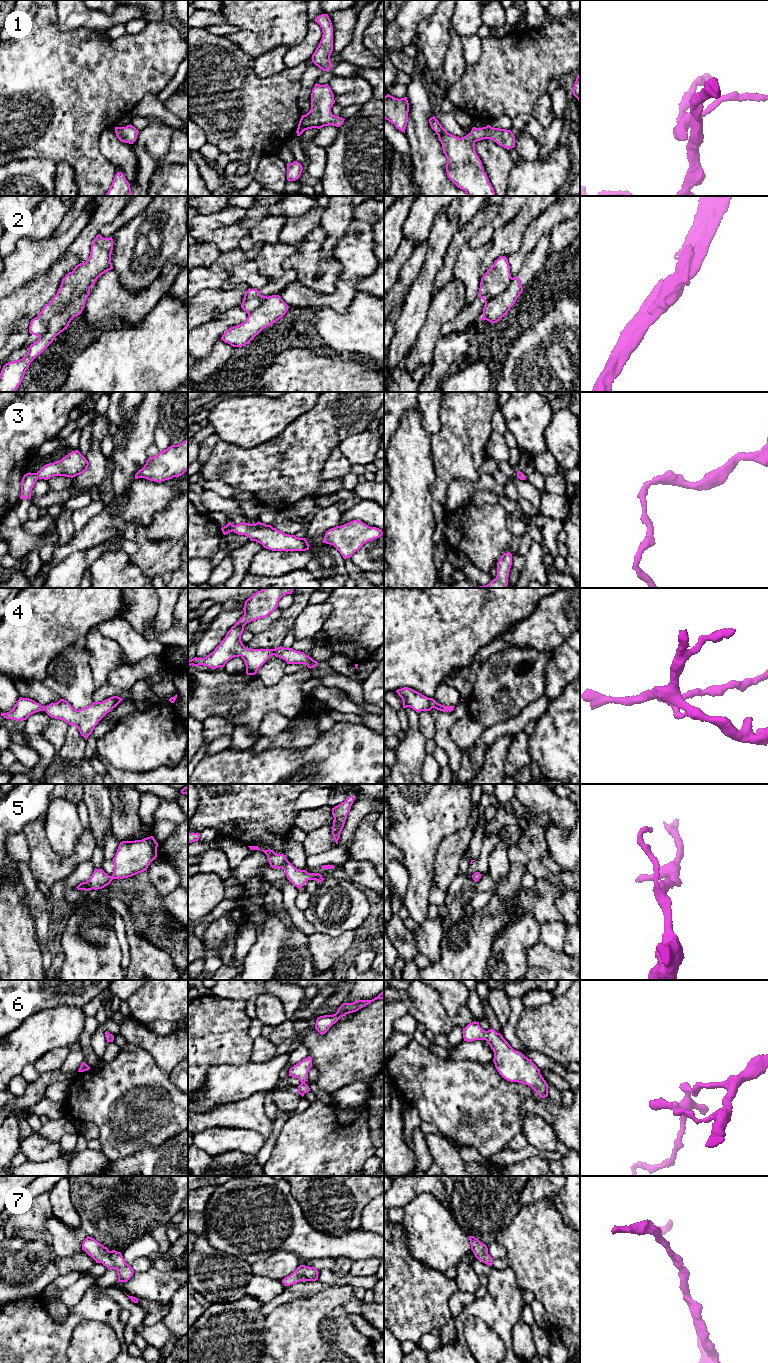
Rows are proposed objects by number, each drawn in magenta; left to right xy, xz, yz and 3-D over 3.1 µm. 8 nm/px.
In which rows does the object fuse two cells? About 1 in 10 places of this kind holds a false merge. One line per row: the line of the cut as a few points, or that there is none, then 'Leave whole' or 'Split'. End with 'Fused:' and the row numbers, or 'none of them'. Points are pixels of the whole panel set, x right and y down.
1: No split. Leave whole
2: Split along xy (95, 280), (85, 291), (51, 319), (47, 329), (39, 337). Split
3: No split. Leave whole
4: No split. Leave whole
5: No split. Leave whole
6: No split. Leave whole
7: No split. Leave whole
Fused: 2

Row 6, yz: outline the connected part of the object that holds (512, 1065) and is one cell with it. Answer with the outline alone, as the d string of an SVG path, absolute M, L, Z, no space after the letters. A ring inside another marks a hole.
M474 1021L463 1028L463 1038L467 1042L486 1040L494 1052L495 1067L504 1079L530 1086L541 1098L548 1096L548 1084L540 1069L531 1059L514 1050L500 1033L492 1028L485 1031Z

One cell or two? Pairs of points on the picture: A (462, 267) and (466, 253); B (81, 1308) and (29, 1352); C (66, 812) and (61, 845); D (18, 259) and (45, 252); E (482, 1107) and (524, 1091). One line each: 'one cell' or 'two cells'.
A: one cell
B: one cell
C: one cell
D: one cell
E: one cell

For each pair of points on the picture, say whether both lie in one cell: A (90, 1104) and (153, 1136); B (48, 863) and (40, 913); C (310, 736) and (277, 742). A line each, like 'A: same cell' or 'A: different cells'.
A: same cell
B: different cells
C: same cell

